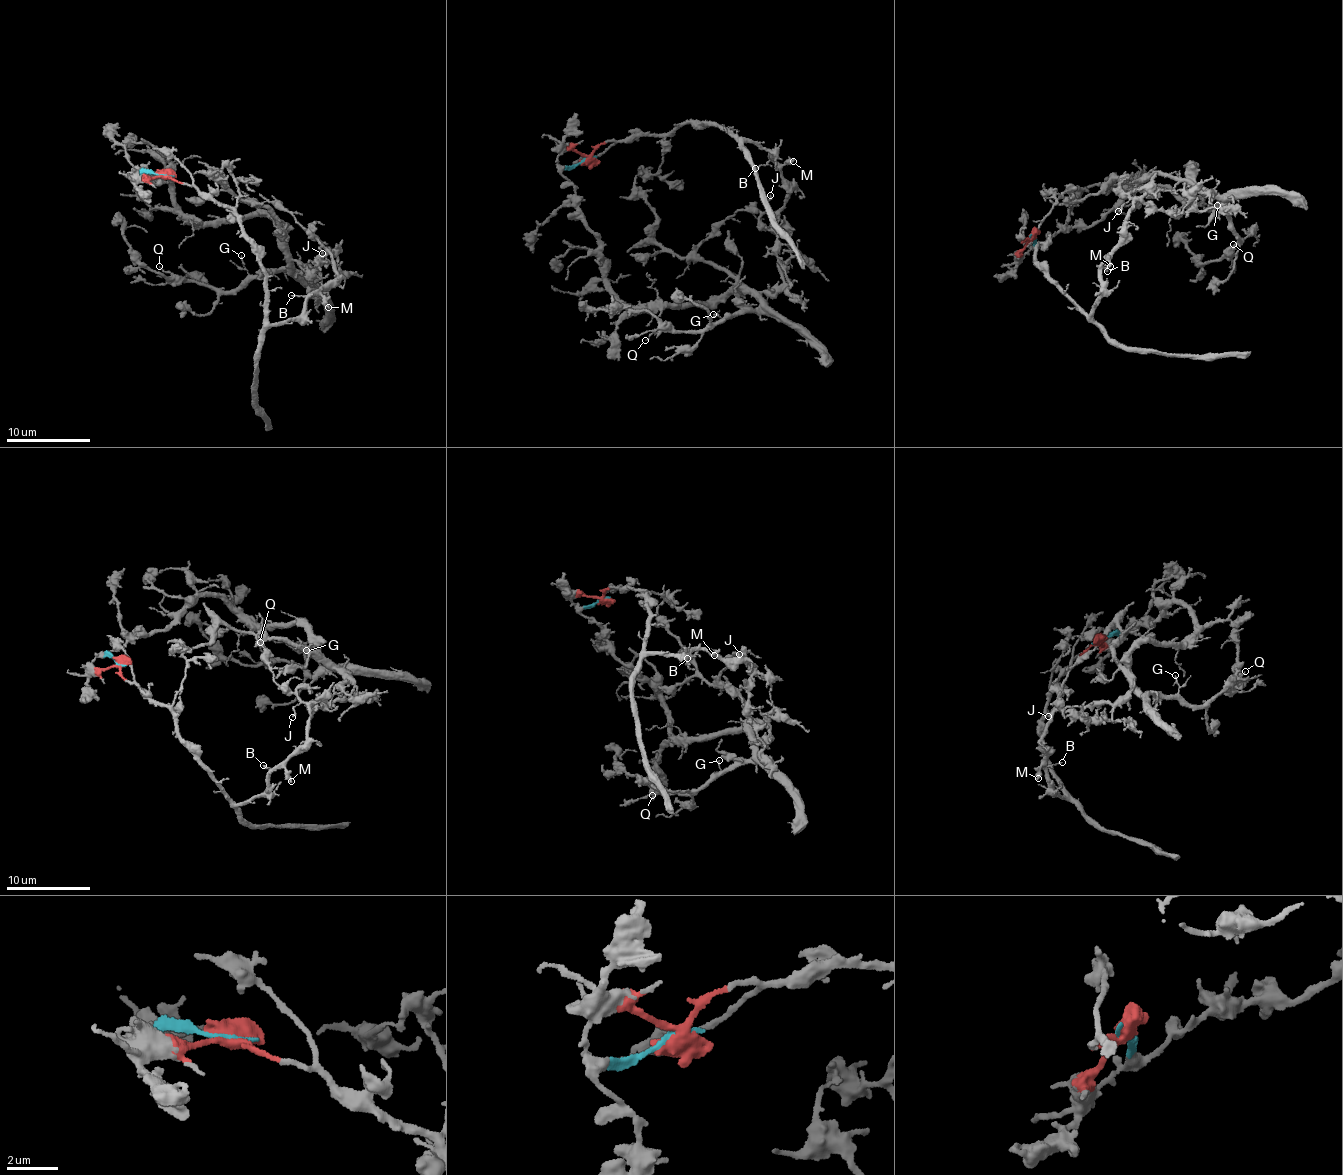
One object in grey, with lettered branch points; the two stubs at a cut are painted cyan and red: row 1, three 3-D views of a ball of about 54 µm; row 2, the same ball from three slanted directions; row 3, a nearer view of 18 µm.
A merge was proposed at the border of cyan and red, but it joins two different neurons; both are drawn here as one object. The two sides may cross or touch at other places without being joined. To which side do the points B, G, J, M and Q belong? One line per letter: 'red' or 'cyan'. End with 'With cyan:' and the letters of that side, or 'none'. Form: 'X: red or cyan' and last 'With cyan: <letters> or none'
B: red
G: cyan
J: red
M: red
Q: cyan
With cyan: G, Q

